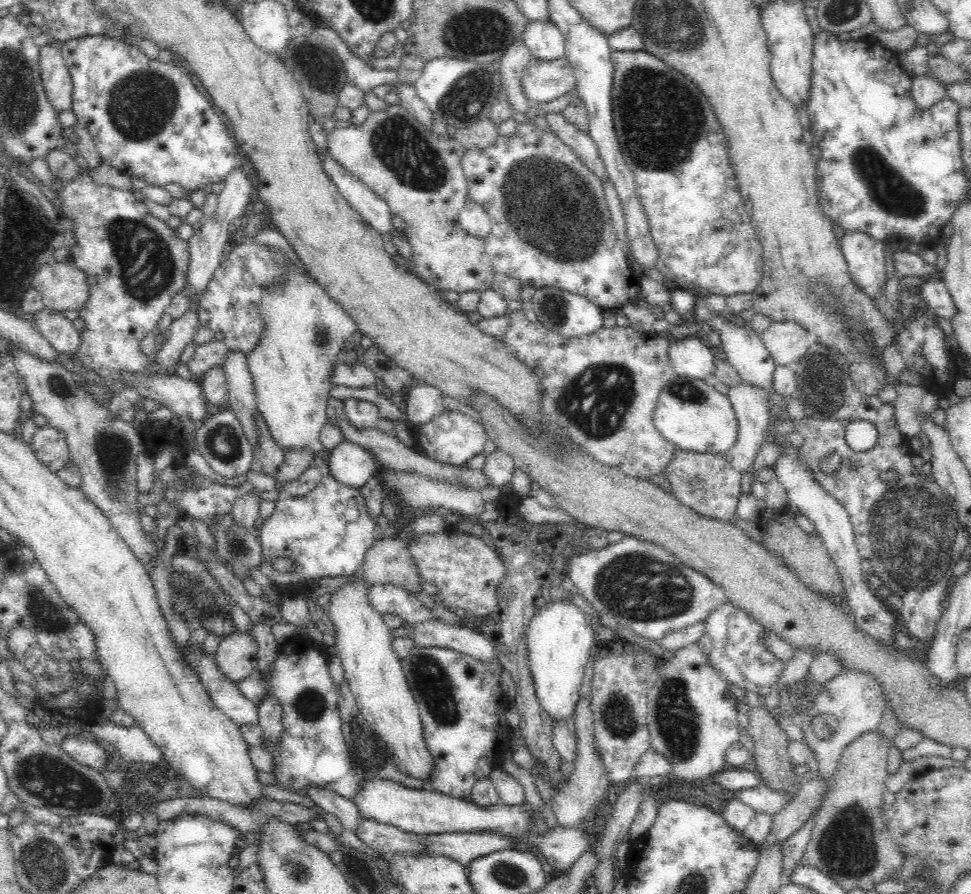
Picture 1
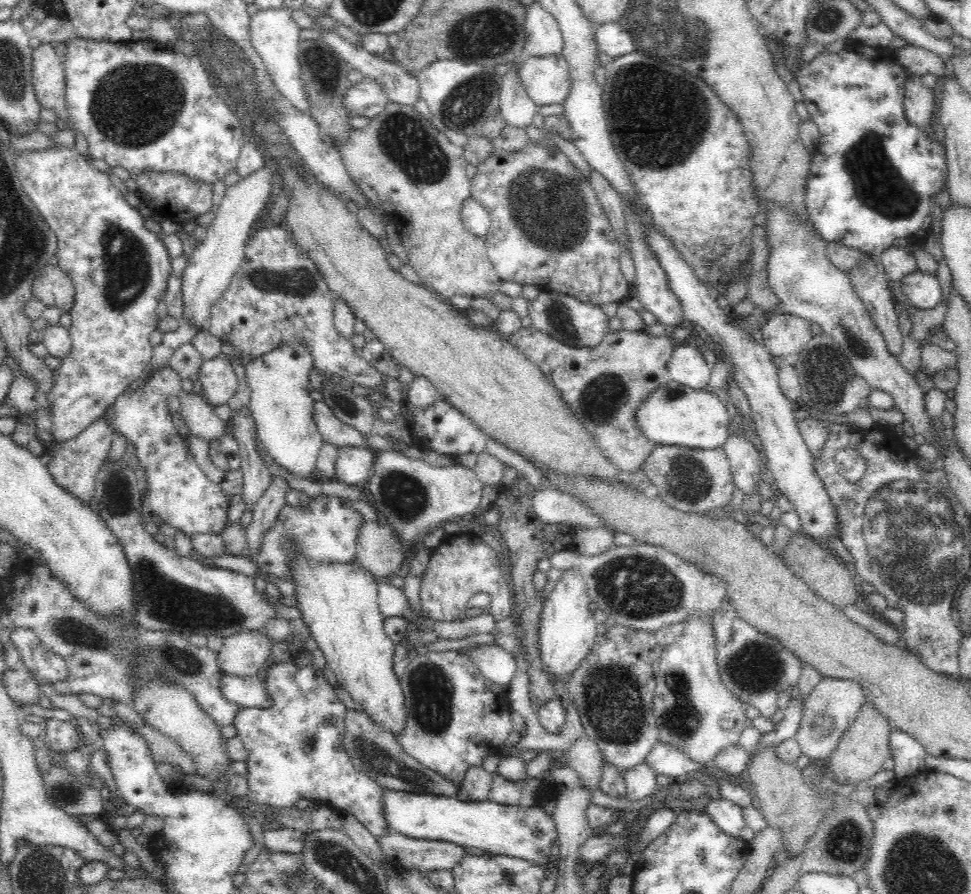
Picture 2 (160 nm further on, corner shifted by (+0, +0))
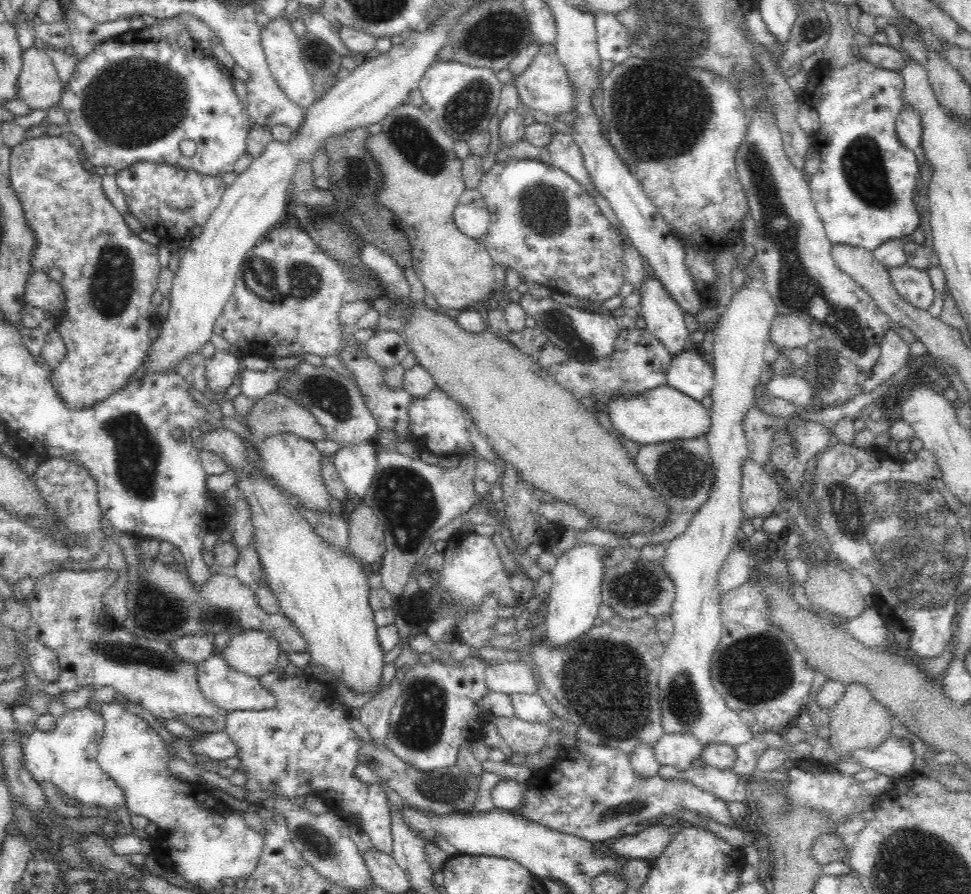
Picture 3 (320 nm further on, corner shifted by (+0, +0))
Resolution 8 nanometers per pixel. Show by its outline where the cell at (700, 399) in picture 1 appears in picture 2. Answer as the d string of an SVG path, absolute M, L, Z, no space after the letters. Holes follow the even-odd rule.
M671 380L649 392L633 417L638 429L657 445L718 448L729 437L731 414L730 406L721 402L716 394L708 393L705 388L696 390Z

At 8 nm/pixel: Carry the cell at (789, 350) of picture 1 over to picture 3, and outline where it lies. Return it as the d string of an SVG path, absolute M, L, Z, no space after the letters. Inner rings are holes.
M777 315L770 332L770 342L777 348L805 347L813 339L810 324L796 315Z

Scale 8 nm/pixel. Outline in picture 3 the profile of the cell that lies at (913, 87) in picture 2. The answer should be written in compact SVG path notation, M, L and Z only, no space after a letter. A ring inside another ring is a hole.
M904 107L897 116L894 131L901 146L914 152L914 157L918 158L918 166L922 166L924 154L921 148L921 129L918 111Z

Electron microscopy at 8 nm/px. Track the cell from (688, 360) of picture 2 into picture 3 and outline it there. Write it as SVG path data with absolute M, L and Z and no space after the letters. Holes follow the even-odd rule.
M698 350L682 351L672 357L667 370L667 384L701 402L705 396L711 396L714 386L713 365Z

